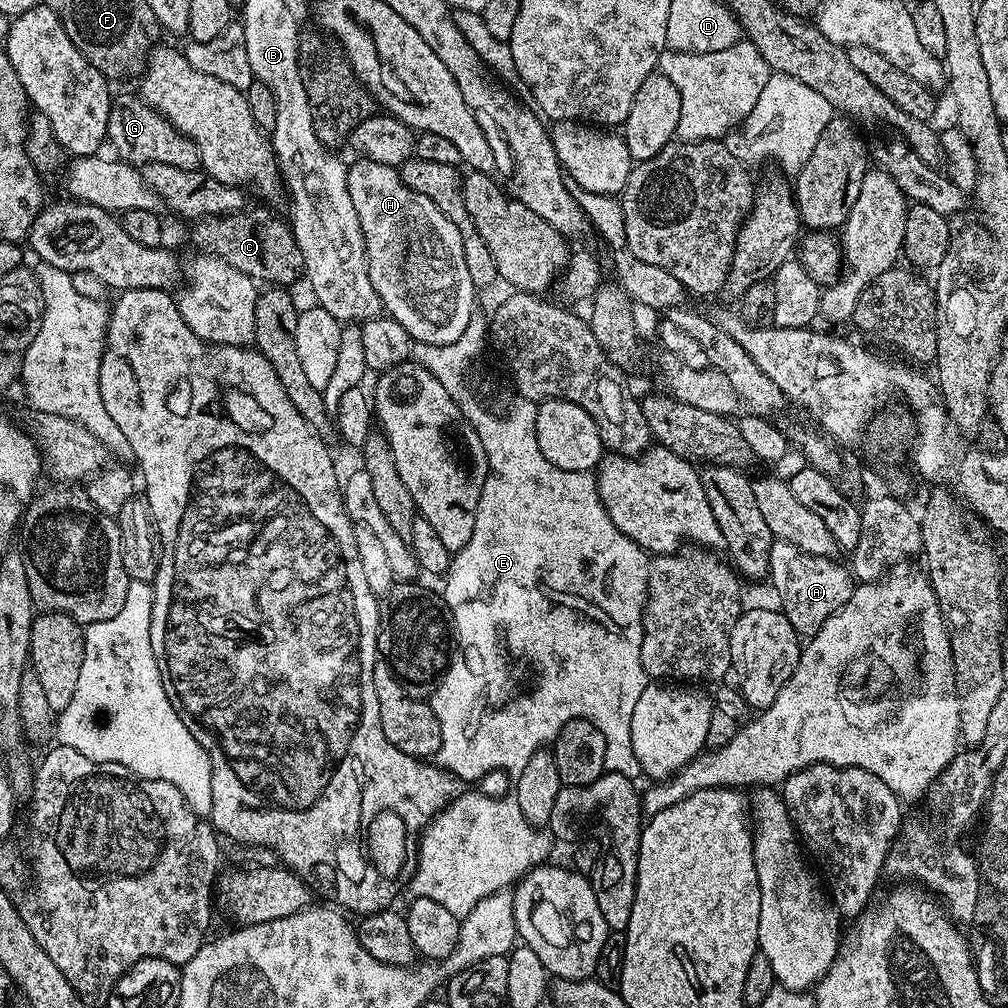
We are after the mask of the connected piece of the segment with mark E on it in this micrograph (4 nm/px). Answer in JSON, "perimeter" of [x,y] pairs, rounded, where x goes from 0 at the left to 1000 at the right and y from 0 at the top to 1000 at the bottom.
{"perimeter":[[[519,395],[511,398],[516,404],[514,409],[514,417],[510,421],[508,433],[482,433],[478,435],[478,442],[482,442],[482,454],[484,455],[484,473],[478,484],[478,494],[474,498],[474,506],[470,514],[470,530],[468,538],[463,540],[454,549],[447,553],[447,560],[442,568],[442,576],[438,590],[440,592],[440,602],[444,604],[448,626],[450,628],[450,646],[446,651],[446,658],[440,670],[438,671],[436,679],[429,685],[427,697],[431,708],[437,717],[437,727],[438,728],[438,736],[435,747],[436,761],[441,766],[447,766],[450,770],[455,770],[457,775],[464,775],[465,770],[475,772],[484,766],[485,763],[501,763],[504,764],[506,759],[512,758],[515,762],[522,760],[522,756],[526,756],[526,752],[534,744],[534,740],[544,740],[551,735],[552,729],[558,724],[558,720],[562,720],[562,716],[566,714],[584,714],[589,720],[593,720],[597,724],[597,728],[603,731],[603,757],[604,763],[615,766],[626,772],[636,769],[635,757],[633,752],[629,752],[629,740],[625,736],[625,716],[627,709],[623,706],[623,694],[633,694],[631,690],[631,645],[633,645],[633,657],[637,657],[637,633],[639,632],[639,598],[643,596],[643,565],[645,563],[644,549],[633,542],[633,538],[629,538],[625,534],[621,534],[621,530],[617,530],[617,526],[613,526],[613,522],[609,522],[609,518],[605,518],[605,510],[601,510],[601,506],[597,502],[597,494],[593,490],[593,482],[591,481],[590,471],[586,467],[582,468],[563,468],[550,462],[549,458],[544,458],[534,442],[534,436],[531,430],[531,415],[533,407],[533,398],[521,397]]]}

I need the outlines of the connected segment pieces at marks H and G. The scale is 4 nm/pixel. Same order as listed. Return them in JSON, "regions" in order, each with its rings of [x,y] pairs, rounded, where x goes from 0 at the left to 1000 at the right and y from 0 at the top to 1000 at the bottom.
{"regions":[[[[357,157],[354,160],[353,164],[348,164],[345,167],[347,200],[351,200],[351,208],[355,208],[355,220],[359,224],[359,236],[363,240],[363,256],[365,257],[365,267],[367,268],[367,280],[371,280],[371,288],[375,288],[375,296],[380,309],[388,313],[389,316],[395,318],[409,332],[413,341],[442,343],[446,339],[454,339],[454,335],[458,335],[458,327],[462,327],[462,323],[466,323],[468,311],[473,309],[474,306],[474,302],[472,302],[474,287],[471,280],[466,276],[466,268],[462,264],[462,248],[458,246],[458,232],[454,228],[454,224],[450,224],[450,220],[446,220],[446,216],[431,200],[427,200],[427,196],[423,196],[423,192],[412,190],[397,176],[394,168],[364,157]]],[[[123,95],[120,99],[118,96],[111,105],[105,139],[108,144],[115,146],[114,154],[132,165],[161,161],[165,165],[177,165],[177,169],[197,168],[198,154],[193,141],[188,135],[183,135],[156,108],[131,95]]]]}

